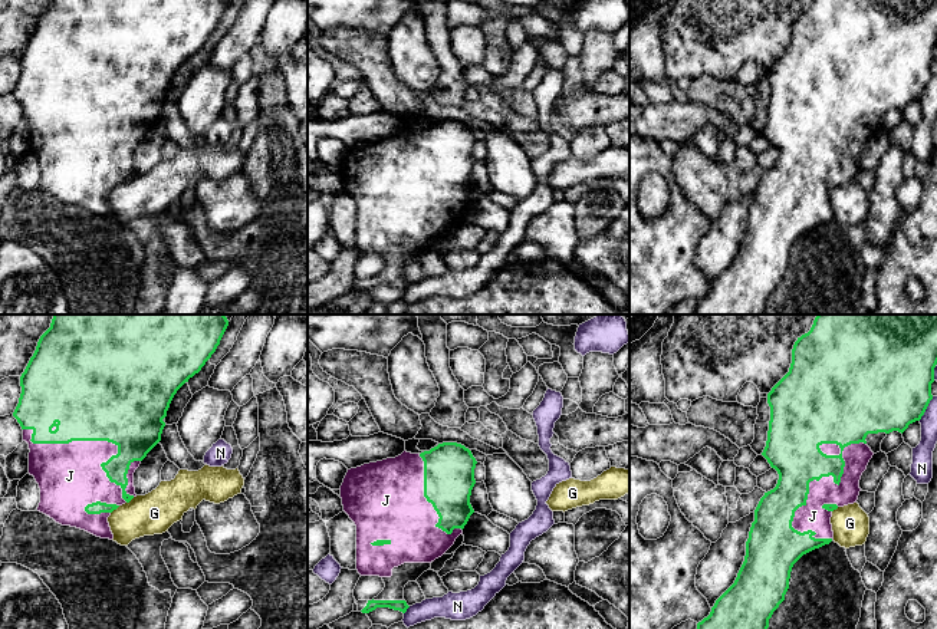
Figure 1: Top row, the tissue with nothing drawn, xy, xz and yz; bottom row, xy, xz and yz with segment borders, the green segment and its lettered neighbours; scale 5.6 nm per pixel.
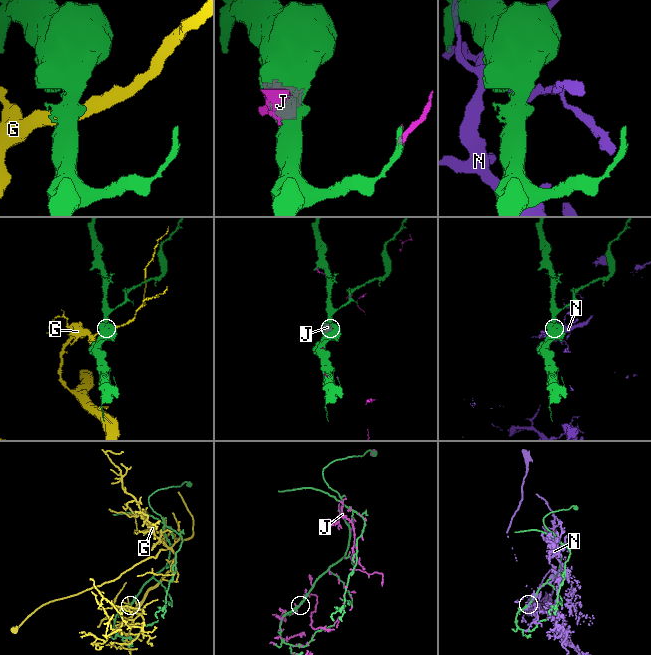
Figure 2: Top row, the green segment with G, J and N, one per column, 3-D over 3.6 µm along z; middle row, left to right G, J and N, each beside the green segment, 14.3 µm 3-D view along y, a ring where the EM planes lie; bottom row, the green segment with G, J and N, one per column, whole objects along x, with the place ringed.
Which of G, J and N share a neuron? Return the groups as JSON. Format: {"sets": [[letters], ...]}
{"sets": [["G"], ["J"], ["N"]]}

